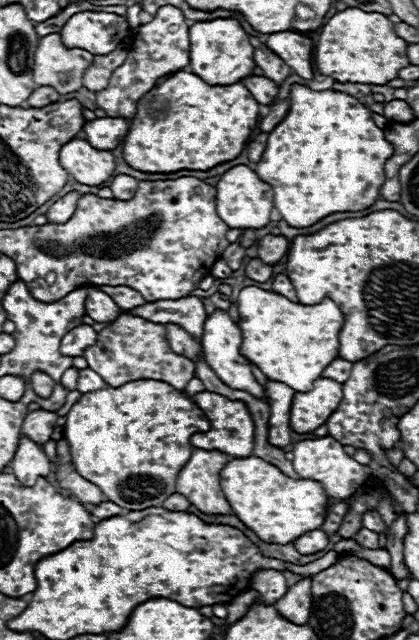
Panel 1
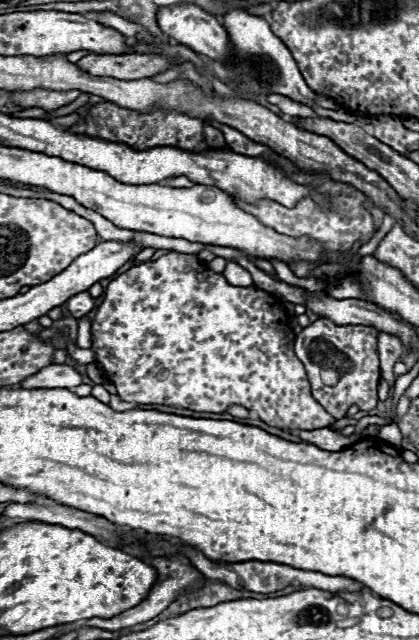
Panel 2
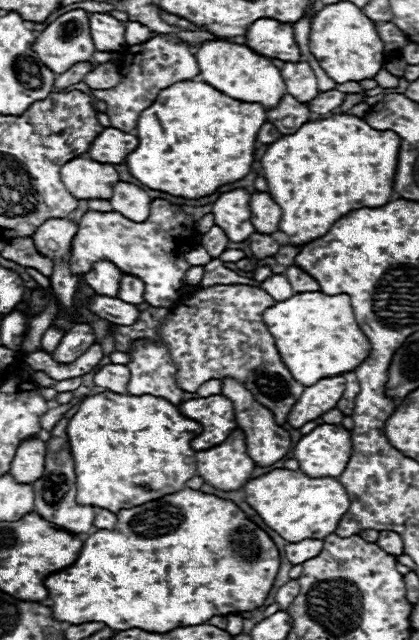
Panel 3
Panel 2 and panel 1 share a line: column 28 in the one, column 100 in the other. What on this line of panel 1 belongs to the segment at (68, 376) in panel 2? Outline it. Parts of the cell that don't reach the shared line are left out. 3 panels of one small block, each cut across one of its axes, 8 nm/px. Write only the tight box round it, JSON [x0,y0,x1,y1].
[76,368,106,394]

